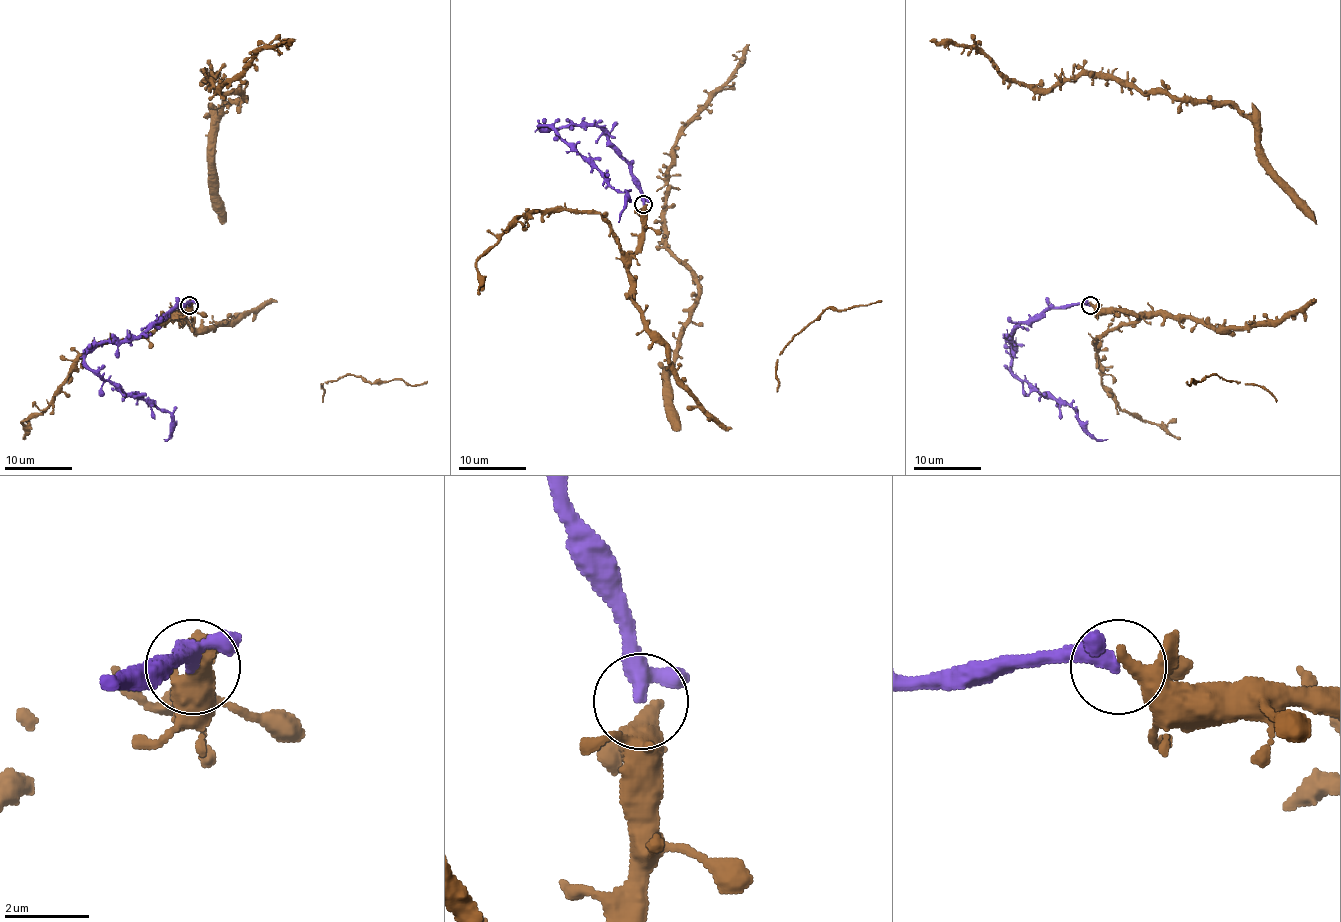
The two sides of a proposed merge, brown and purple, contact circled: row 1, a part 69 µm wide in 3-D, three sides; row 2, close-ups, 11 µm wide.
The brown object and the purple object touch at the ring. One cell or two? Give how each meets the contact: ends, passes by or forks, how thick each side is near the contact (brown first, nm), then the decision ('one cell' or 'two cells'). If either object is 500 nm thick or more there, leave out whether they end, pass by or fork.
brown forks there; purple passes by; 300 nm thick on the brown side, 300 nm on the other; one cell

